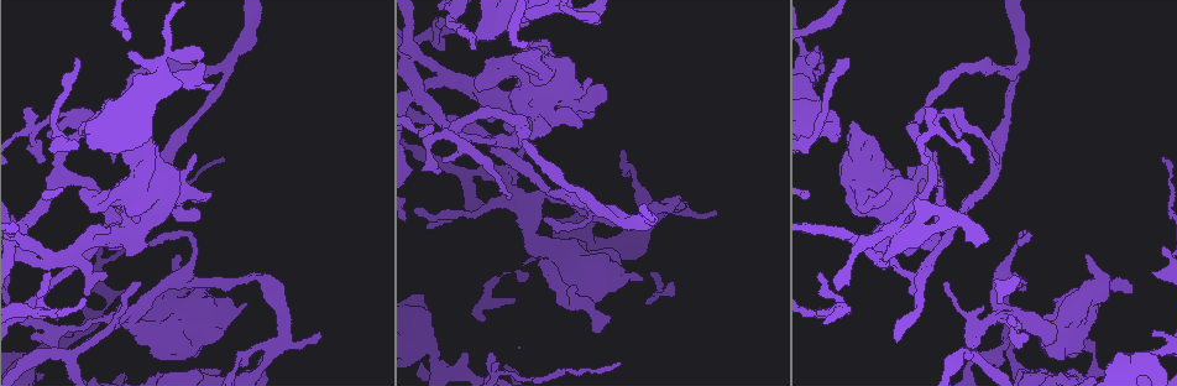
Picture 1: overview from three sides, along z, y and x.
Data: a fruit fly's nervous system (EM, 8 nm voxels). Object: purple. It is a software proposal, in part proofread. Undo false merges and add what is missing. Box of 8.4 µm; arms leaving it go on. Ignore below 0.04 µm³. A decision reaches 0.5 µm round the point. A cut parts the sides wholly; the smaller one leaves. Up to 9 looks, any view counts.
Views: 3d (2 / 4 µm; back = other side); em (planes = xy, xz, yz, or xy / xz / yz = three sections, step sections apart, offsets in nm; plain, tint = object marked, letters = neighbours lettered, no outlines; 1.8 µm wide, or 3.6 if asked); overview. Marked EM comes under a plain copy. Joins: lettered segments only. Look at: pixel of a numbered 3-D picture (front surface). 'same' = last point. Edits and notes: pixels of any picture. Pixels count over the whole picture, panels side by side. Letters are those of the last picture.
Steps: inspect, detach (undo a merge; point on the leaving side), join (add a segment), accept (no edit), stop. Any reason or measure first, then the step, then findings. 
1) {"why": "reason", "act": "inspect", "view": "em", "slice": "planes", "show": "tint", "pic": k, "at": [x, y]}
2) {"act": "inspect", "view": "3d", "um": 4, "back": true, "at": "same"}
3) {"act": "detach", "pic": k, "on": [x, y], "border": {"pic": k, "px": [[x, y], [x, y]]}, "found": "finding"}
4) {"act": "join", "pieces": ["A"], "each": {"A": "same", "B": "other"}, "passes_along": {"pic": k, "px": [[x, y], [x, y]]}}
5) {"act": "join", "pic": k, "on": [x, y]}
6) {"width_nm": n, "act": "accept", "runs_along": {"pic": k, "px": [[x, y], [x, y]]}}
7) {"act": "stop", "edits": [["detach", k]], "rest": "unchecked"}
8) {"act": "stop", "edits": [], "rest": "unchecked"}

{"why": "free end", "act": "inspect", "view": "em", "slice": "xz", "step": 8, "show": "letters", "pic": 1, "at": [246, 305]}

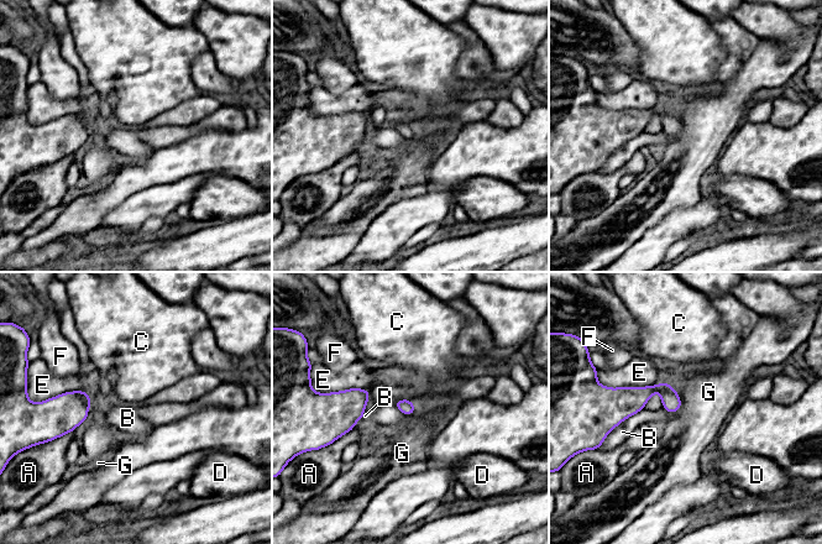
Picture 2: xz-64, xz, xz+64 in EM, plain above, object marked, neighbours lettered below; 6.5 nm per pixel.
{"act": "inspect", "view": "em", "slice": "planes", "show": "letters", "at": "same"}

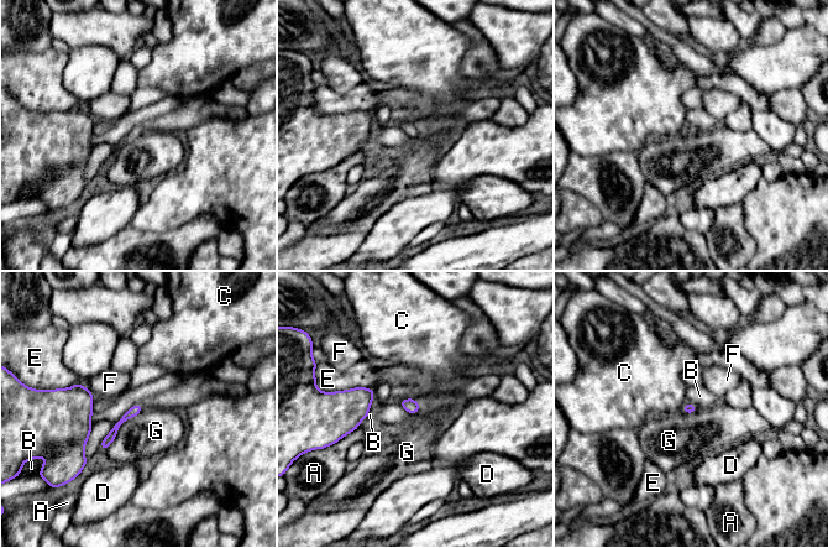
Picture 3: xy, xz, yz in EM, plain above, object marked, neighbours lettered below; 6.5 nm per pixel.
{"act": "accept", "each": {"A": "other", "B": "other", "C": "other", "D": "other", "E": "other", "F": "other", "G": "other"}, "border": {"pic": 3, "px": [[143, 408], [120, 426], [105, 449]]}, "found": "none of them fits"}

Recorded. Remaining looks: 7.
{"why": "sharp bend", "act": "inspect", "view": "3d", "um": 2, "pic": 1, "at": [116, 220]}

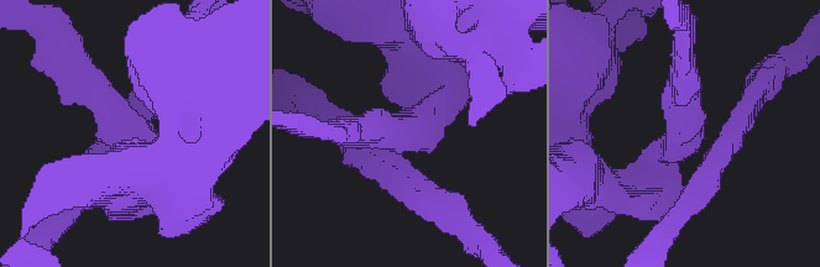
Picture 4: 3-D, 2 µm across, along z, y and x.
{"arms": 4, "why": "shape alone is not enough", "act": "inspect", "view": "em", "um": 3.6, "slice": "xy", "step": 16, "show": "tint", "pic": 4, "at": [687, 132]}

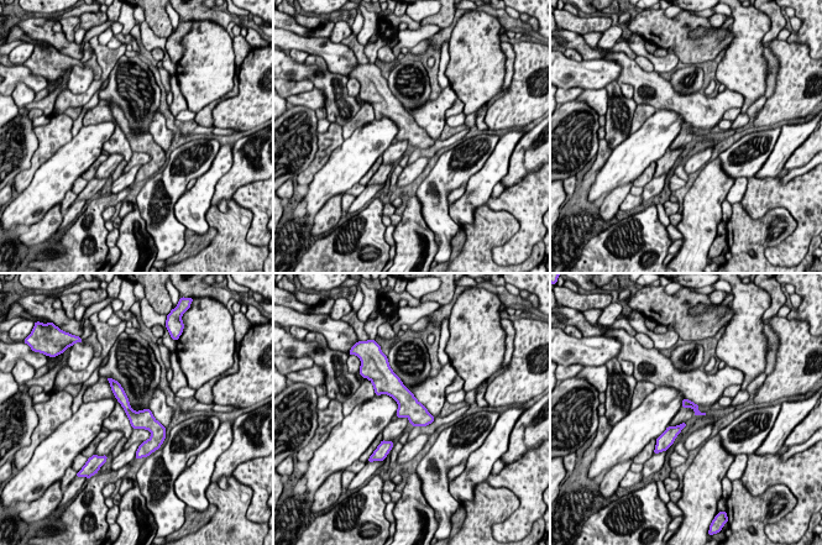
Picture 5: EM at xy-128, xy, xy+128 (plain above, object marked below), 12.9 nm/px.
{"act": "inspect", "view": "em", "um": 3.6, "slice": "planes", "show": "letters", "at": "same"}

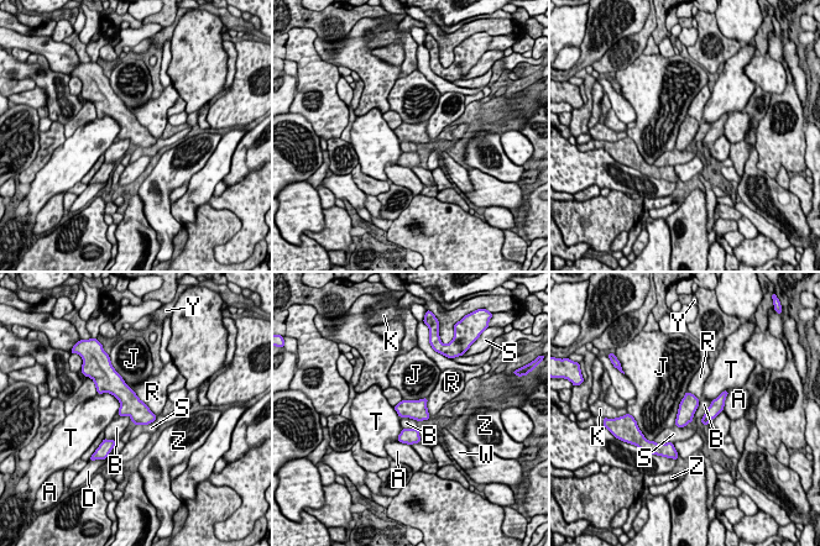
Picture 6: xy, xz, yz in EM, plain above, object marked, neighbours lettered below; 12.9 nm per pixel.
{"act": "accept", "each": {"A": "other", "B": "other", "D": "other", "J": "other", "K": "other", "R": "other", "S": "other", "T": "other", "W": "other", "Y": "other", "Z": "other"}, "border": {"pic": 6, "px": [[699, 399], [699, 405], [691, 421]]}, "found": "one neuron here"}

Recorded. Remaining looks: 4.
{"why": "abrupt turn", "act": "inspect", "view": "em", "um": 3.6, "slice": "planes", "show": "tint", "pic": 1, "at": [859, 244]}

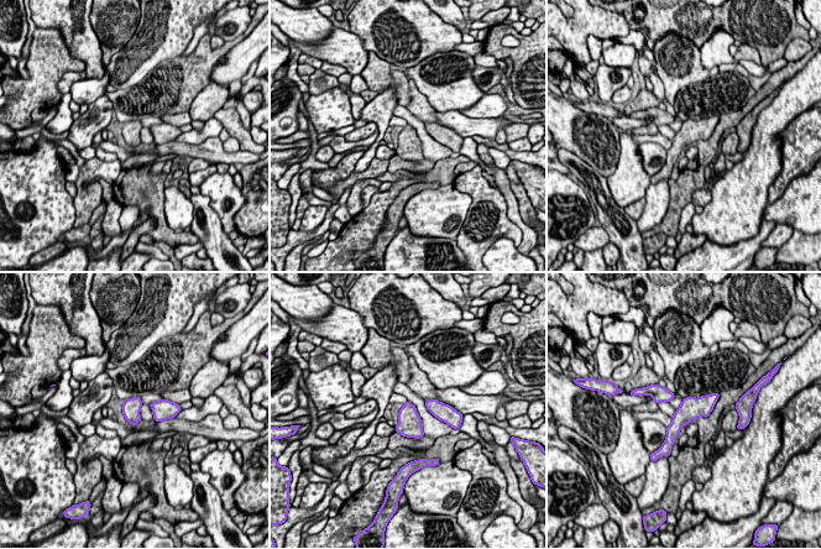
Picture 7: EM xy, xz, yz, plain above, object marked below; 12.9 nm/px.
{"why": "see the neighbours", "act": "inspect", "view": "em", "um": 3.6, "slice": "planes", "show": "letters", "at": "same"}

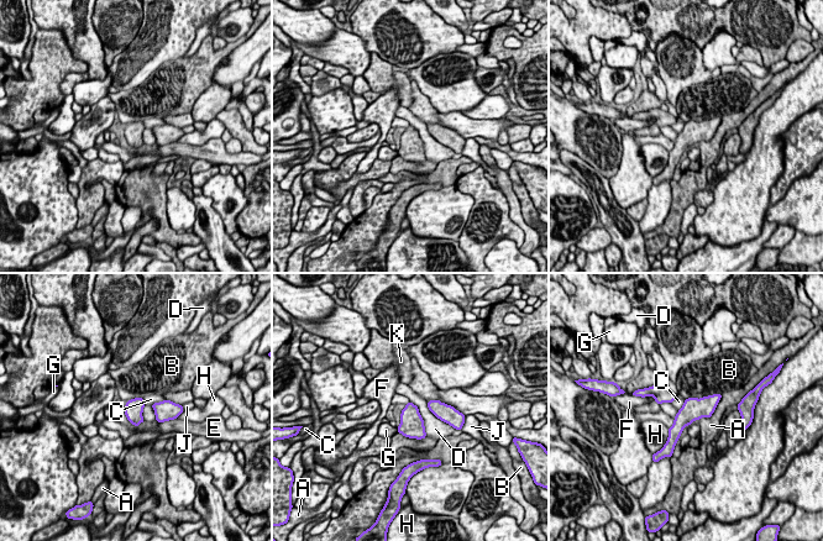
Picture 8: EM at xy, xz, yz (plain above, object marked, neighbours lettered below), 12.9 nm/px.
{"act": "accept", "each": {"A": "other", "B": "other", "C": "other", "D": "other", "E": "other", "F": "other", "G": "other", "H": "other", "J": "other", "K": "other"}, "runs_along": {"pic": 8, "px": [[717, 397], [696, 408], [671, 442]]}, "found": "one neuron here"}

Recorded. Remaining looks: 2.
{"act": "stop", "edits": [], "rest": "unchecked"}

